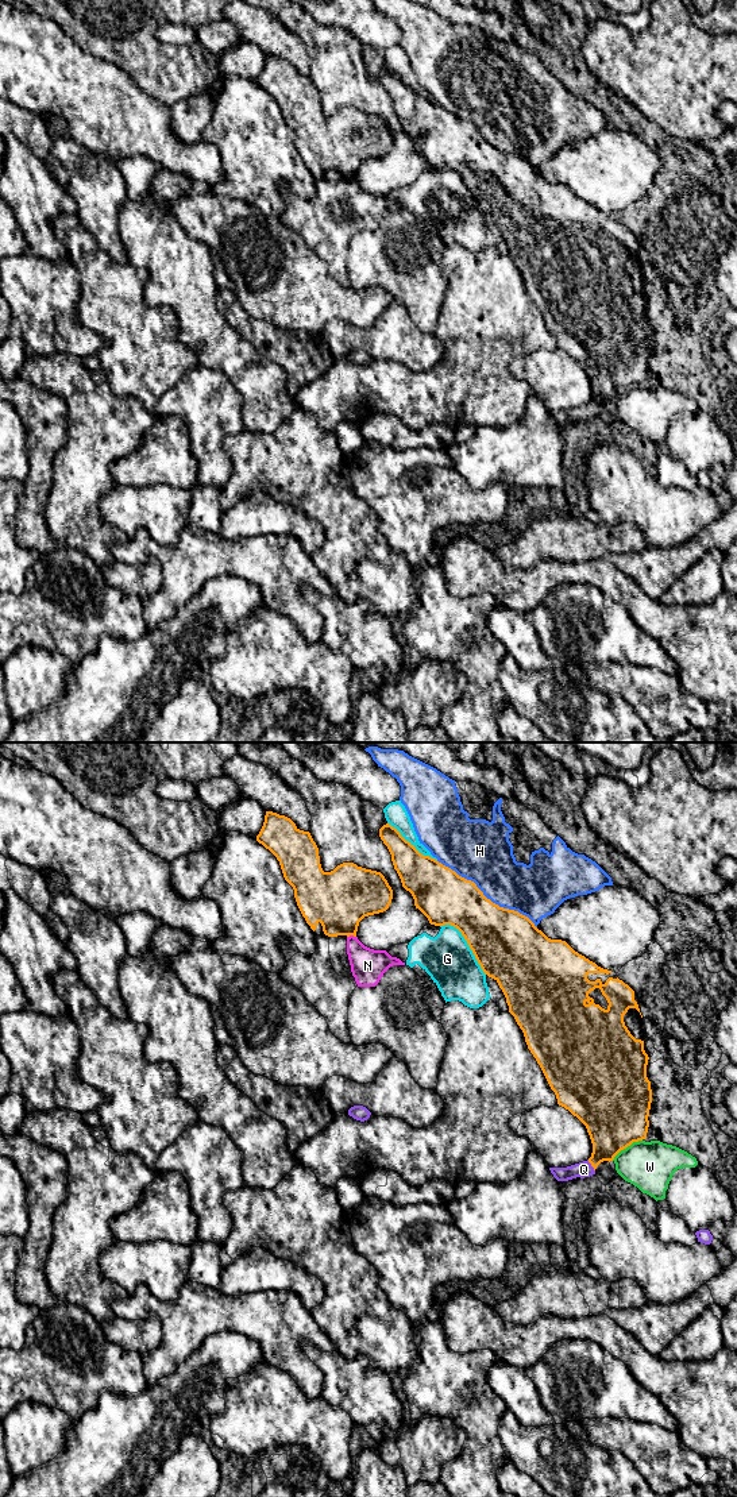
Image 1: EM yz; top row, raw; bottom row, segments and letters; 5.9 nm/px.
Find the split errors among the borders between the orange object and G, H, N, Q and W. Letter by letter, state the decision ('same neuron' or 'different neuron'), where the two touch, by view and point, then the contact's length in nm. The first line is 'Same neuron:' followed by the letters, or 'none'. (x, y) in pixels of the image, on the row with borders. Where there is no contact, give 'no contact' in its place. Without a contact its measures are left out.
Same neuron: Q
G: different neuron | yz (467, 942) | 400 nm
H: different neuron | yz (485, 896) | 700 nm
N: different neuron | yz (351, 934) | 60 nm
Q: same neuron | yz (591, 1165) | 80 nm
W: different neuron | yz (626, 1146) | 220 nm

